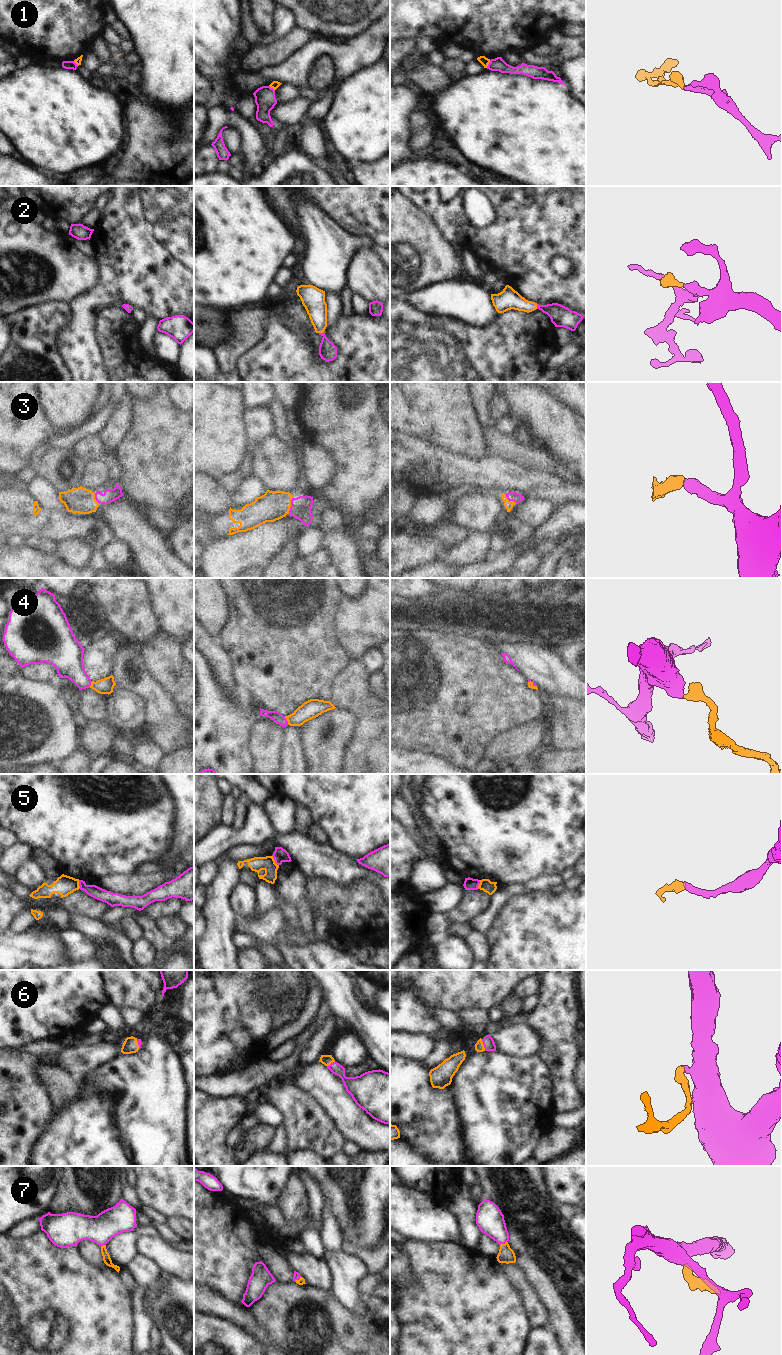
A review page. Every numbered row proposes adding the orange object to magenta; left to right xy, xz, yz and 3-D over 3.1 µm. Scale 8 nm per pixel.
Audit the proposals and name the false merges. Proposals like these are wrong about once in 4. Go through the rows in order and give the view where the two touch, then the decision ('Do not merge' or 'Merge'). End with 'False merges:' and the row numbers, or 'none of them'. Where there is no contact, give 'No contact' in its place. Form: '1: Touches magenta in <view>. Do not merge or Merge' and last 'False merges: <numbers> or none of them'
1: Touches magenta in yz. Do not merge
2: Touches magenta in xz. Merge
3: Touches magenta in xz. Merge
4: Touches magenta in xz. Merge
5: Touches magenta in xz. Do not merge
6: Touches magenta in yz. Merge
7: Touches magenta in yz. Merge
False merges: 1, 5

